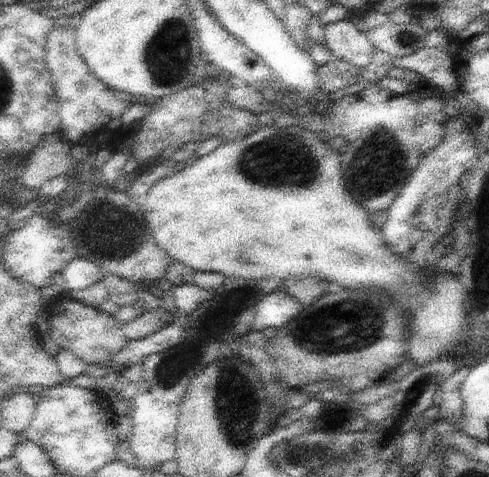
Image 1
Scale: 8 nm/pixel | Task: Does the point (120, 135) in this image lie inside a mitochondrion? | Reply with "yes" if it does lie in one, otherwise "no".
no

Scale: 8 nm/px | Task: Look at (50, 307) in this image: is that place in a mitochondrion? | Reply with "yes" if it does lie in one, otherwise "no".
no

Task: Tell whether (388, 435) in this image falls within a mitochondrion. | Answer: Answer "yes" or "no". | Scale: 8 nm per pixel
no

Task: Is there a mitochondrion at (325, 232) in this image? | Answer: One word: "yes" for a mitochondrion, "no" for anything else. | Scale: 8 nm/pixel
no

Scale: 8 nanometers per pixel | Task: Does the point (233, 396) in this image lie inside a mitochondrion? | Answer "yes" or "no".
yes

